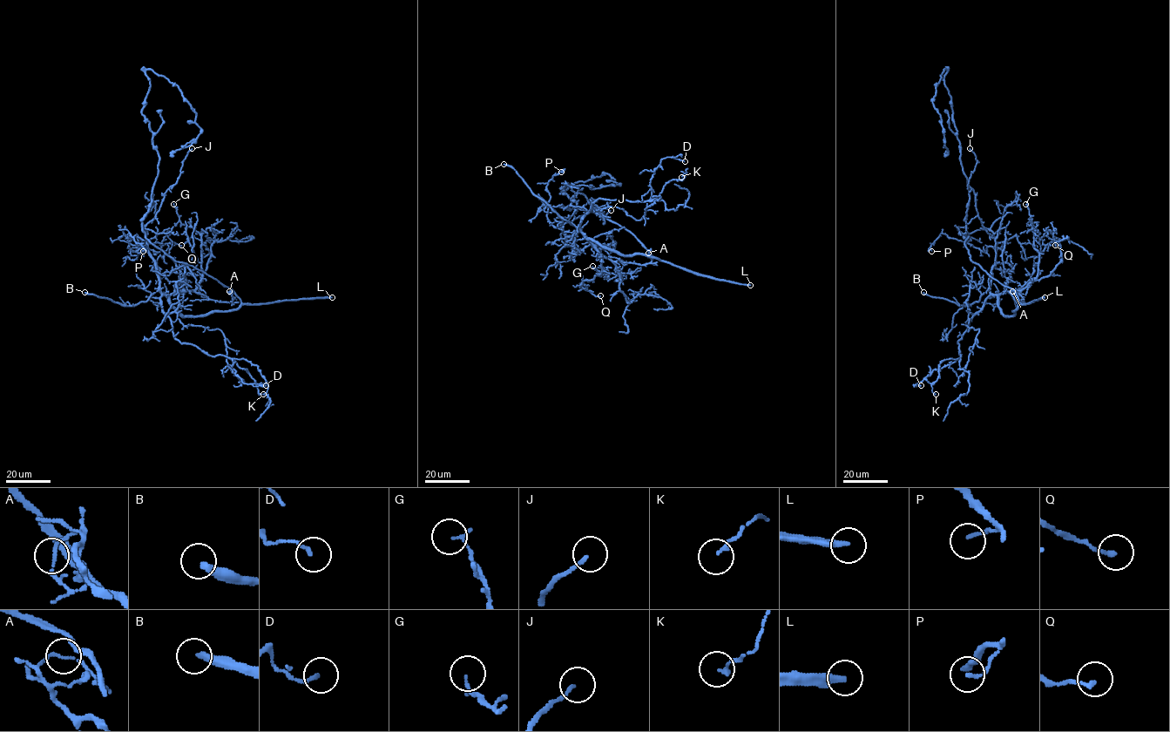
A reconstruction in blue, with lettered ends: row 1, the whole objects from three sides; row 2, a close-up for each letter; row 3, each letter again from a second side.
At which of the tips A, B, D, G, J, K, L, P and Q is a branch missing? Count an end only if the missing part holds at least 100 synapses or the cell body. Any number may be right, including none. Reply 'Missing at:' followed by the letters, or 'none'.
Missing at: L

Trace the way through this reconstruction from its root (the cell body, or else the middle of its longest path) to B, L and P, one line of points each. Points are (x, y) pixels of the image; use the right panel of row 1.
B: (981, 267), (1015, 291), (1019, 306), (1012, 315), (1003, 314), (998, 298), (987, 290), (968, 306), (923, 292)
L: (981, 267), (1003, 285), (1011, 288), (1019, 303), (1044, 297)
P: (981, 267), (1015, 291), (1012, 315), (990, 291), (995, 247), (981, 251), (941, 233), (931, 251)

